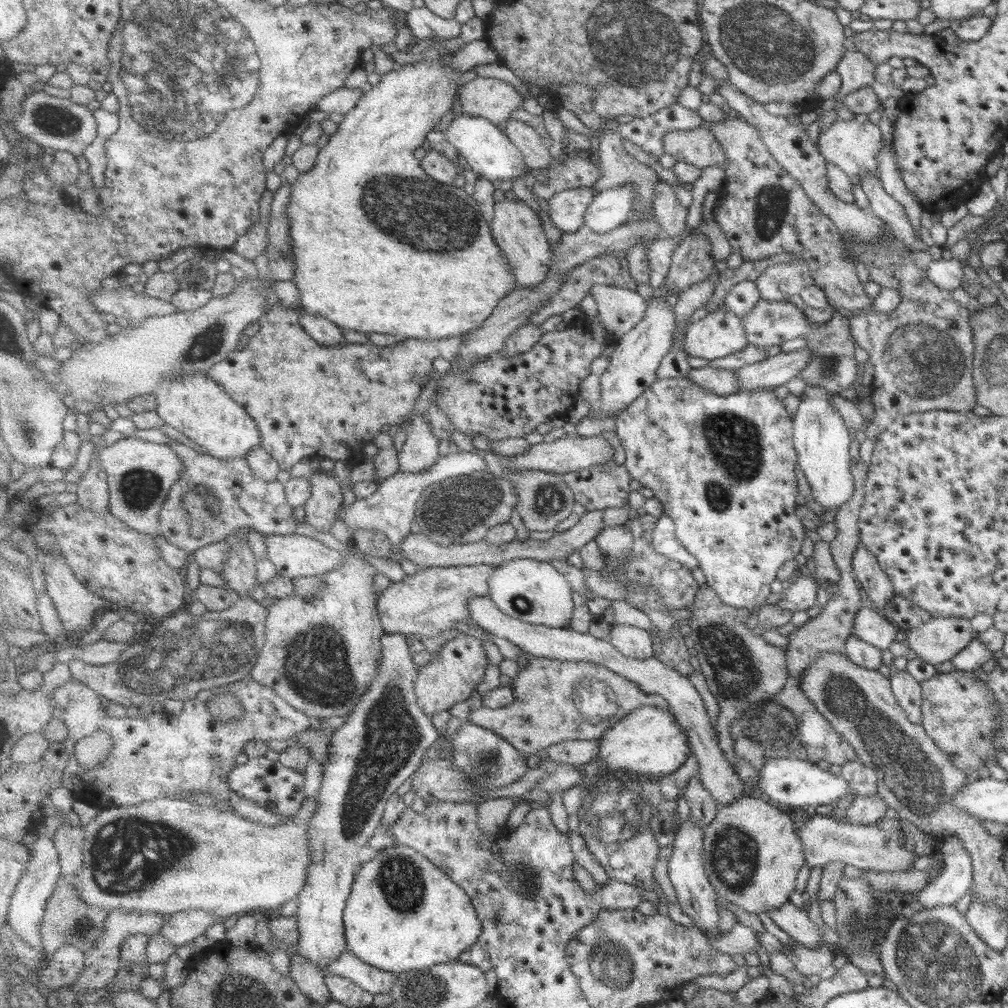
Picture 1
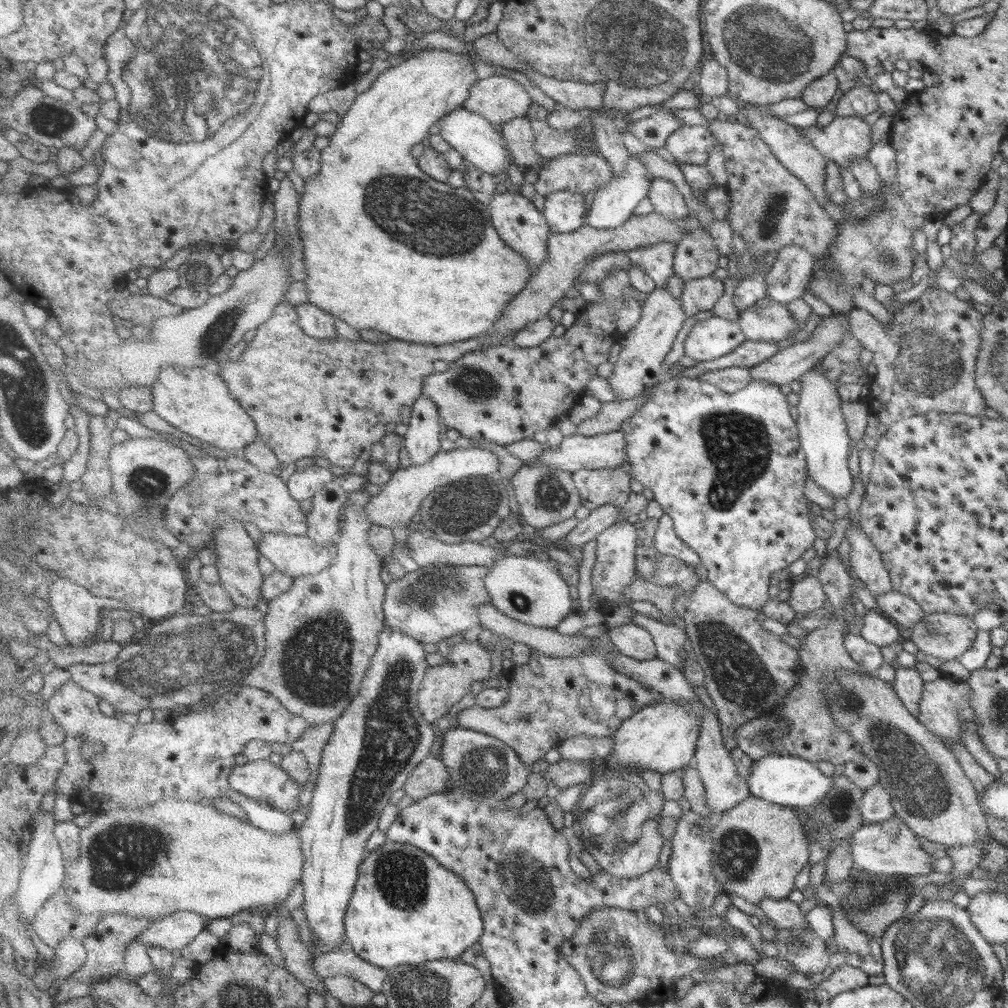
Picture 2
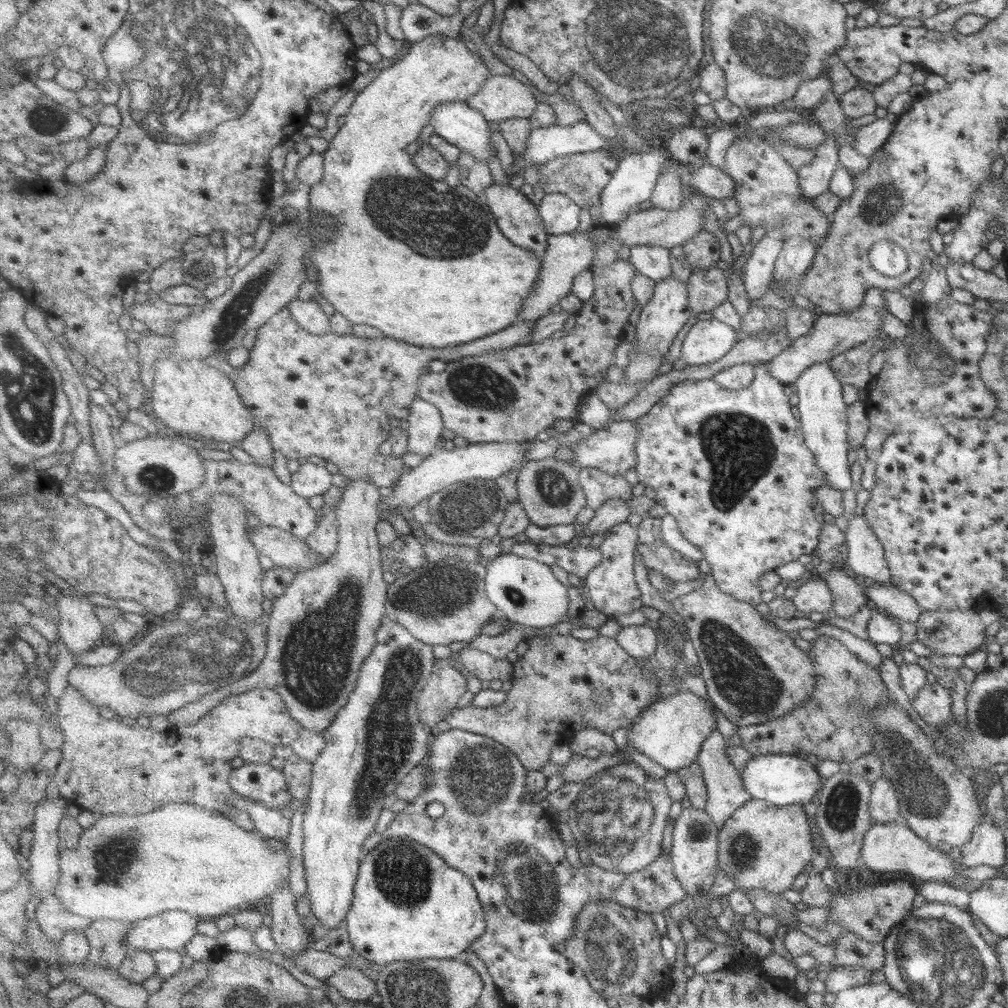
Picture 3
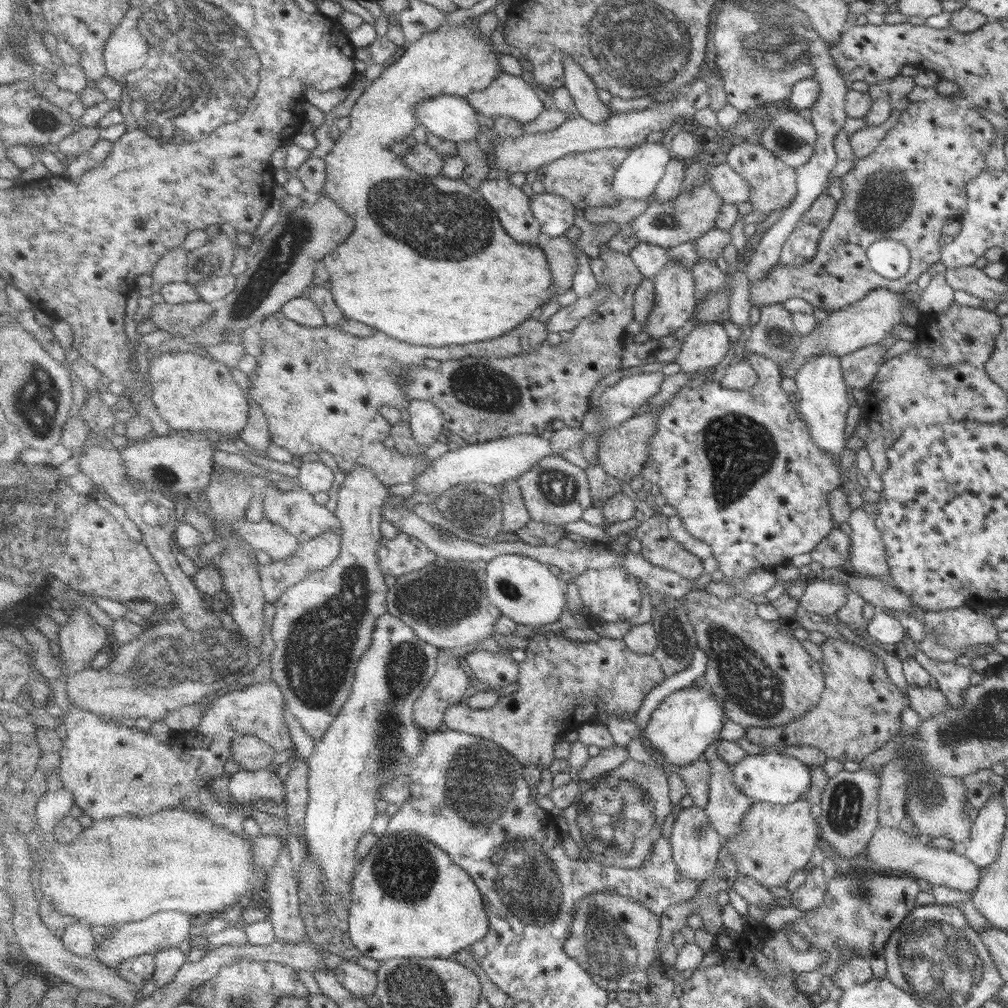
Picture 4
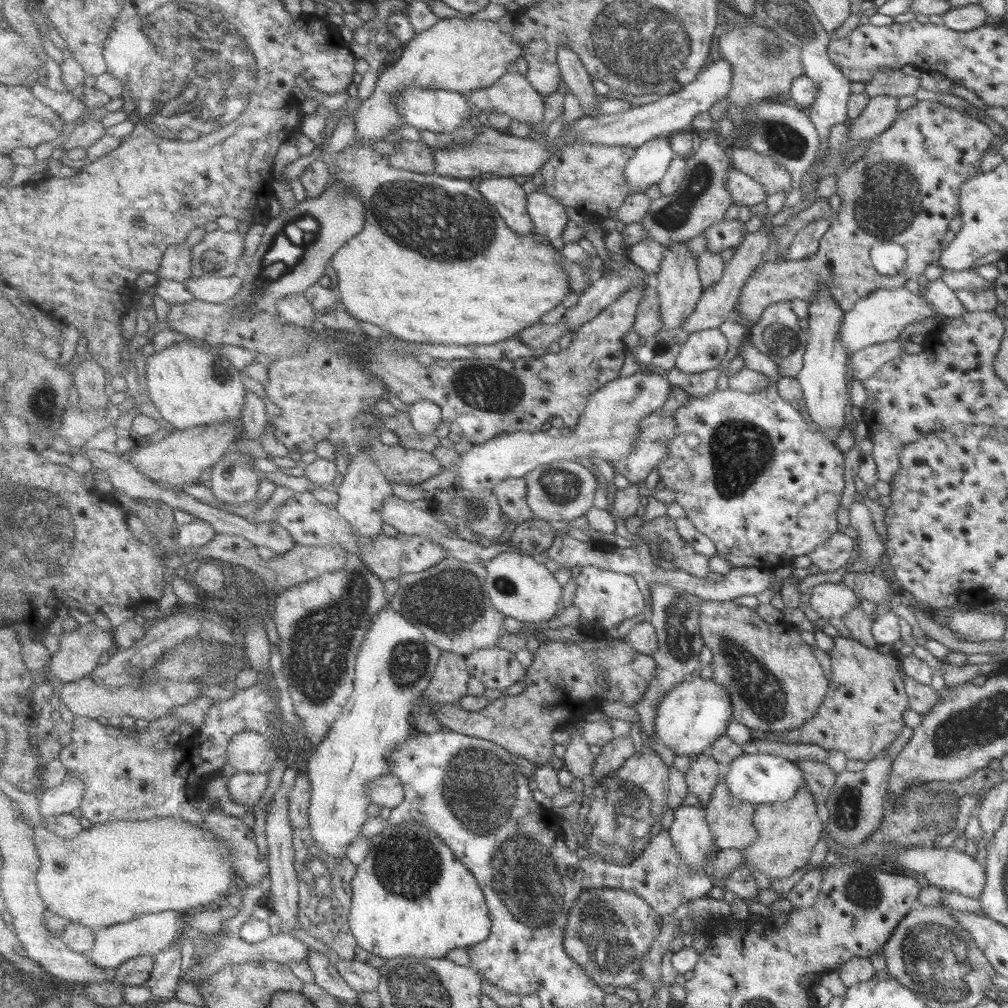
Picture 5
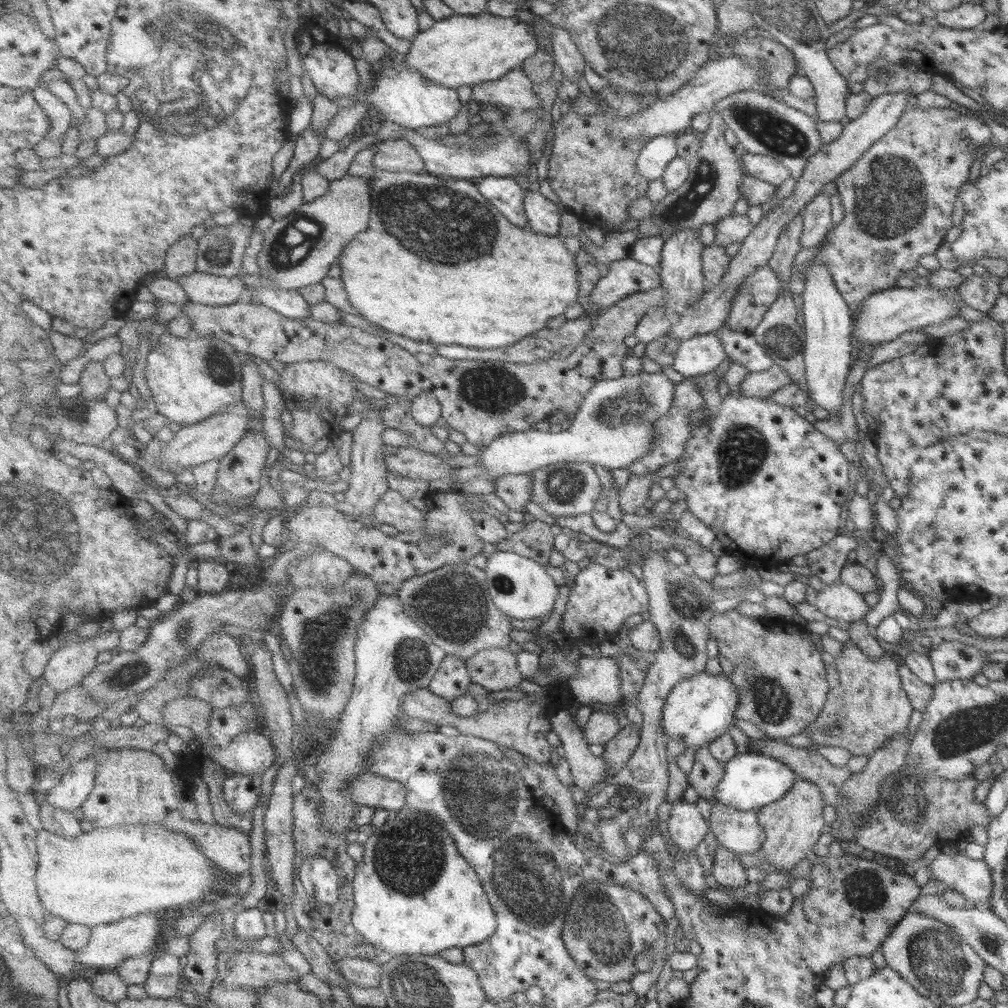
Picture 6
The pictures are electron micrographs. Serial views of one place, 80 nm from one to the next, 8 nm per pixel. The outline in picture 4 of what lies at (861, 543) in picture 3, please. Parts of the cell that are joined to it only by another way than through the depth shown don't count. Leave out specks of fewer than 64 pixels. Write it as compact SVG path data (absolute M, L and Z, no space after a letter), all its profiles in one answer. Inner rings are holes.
M858 507L851 511L847 523L851 526L851 556L854 574L884 576L890 571L887 565L886 549L881 532L876 528L874 518Z

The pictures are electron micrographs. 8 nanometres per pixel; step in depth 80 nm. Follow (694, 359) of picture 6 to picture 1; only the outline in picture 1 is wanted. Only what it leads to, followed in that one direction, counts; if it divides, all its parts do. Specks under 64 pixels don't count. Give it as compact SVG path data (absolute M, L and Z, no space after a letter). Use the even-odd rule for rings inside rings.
M719 309L709 313L704 319L694 321L688 328L686 334L685 349L691 356L698 356L707 359L708 361L729 357L733 354L741 352L745 348L746 337L748 336L743 322L740 322L740 317L734 311L724 311Z

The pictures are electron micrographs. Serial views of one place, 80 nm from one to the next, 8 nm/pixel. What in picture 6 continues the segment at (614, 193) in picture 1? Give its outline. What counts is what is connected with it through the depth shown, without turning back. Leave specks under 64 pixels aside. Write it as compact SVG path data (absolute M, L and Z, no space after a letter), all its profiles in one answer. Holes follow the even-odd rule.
M678 133L658 136L648 143L640 160L638 160L638 174L644 176L648 182L662 178L664 180L668 166L678 157Z

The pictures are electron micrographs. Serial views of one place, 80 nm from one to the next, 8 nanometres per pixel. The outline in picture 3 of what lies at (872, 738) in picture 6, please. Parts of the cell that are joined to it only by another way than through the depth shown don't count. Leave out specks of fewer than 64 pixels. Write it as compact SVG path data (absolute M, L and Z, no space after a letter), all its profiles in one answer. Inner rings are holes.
M818 634L818 639L812 643L812 647L806 652L808 660L814 664L816 670L816 687L813 693L797 709L788 713L782 718L770 720L764 724L750 725L738 730L738 735L742 740L742 747L752 756L762 756L766 754L788 754L805 757L812 754L823 760L834 760L839 764L842 762L851 763L858 760L862 755L872 754L872 729L875 724L871 721L867 710L877 706L877 702L887 702L889 691L881 680L879 670L870 668L868 664L858 660L856 656L849 652L839 641L826 635ZM851 700L857 700L861 704L857 707L849 707Z

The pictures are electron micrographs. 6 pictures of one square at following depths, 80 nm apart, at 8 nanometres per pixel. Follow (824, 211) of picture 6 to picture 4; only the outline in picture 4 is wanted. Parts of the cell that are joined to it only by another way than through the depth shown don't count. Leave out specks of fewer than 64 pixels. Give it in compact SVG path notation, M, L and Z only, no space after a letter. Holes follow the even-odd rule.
M805 223L794 229L781 249L780 266L796 268L810 262L818 253L823 228L818 223Z

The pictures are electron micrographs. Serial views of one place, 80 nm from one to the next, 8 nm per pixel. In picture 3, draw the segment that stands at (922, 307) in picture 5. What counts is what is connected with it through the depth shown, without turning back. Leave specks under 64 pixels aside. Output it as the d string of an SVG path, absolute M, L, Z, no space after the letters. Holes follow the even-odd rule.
M871 286L864 295L863 303L856 307L852 312L840 312L840 314L829 315L821 314L810 329L808 334L798 337L790 346L778 353L766 364L769 366L770 374L780 382L792 385L801 372L805 371L810 365L817 362L830 361L834 355L841 354L850 350L852 346L862 343L871 343L881 330L881 314L887 310L882 289Z

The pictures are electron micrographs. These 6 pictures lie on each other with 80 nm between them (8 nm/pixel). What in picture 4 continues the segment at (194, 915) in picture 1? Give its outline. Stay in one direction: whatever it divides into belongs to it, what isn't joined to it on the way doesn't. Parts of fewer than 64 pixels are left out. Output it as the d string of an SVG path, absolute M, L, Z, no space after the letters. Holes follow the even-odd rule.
M162 911L143 921L119 923L115 931L99 946L96 957L104 964L118 967L134 956L157 954L164 949L182 946L186 938L192 938L192 926L197 924L197 917L180 911Z

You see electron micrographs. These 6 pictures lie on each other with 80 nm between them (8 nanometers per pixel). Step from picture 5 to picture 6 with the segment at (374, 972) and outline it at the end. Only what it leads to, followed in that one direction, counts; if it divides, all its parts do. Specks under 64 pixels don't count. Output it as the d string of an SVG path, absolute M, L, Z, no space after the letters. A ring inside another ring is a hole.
M346 957L338 963L344 976L358 986L368 988L381 986L384 967L378 961L364 957Z

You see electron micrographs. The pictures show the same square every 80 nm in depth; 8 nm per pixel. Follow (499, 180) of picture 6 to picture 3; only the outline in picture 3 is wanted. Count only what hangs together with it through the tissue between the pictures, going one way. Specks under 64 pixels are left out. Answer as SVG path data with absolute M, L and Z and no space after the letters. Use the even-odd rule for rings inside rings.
M490 186L487 191L489 206L497 216L502 232L514 244L521 246L524 250L538 254L538 258L543 259L548 252L550 232L546 228L545 220L535 200L530 200L521 190L514 190L512 186Z

